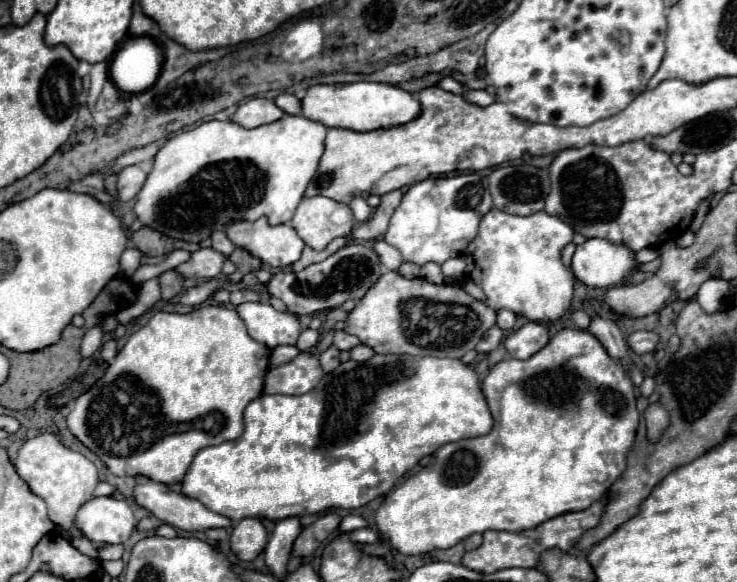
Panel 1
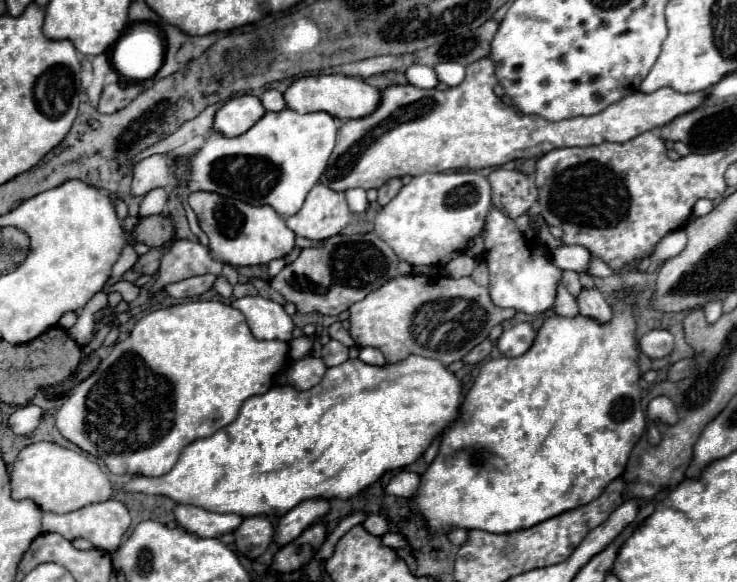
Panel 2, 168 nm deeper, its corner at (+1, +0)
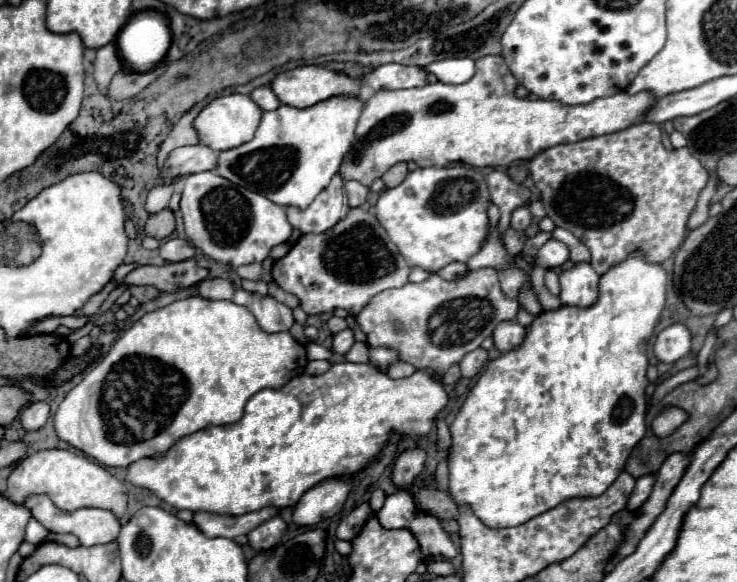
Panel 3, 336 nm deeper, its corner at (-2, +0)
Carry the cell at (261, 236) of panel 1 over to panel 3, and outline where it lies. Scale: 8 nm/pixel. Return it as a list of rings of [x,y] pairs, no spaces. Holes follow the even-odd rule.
[[[216,170],[186,176],[180,212],[190,244],[202,250],[208,258],[234,268],[262,262],[276,244],[286,242],[292,234],[292,226],[288,224],[286,210],[282,206],[258,192],[234,186]]]

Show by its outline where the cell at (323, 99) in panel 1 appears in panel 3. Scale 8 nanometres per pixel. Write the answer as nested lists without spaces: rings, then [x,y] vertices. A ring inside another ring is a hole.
[[[296,66],[292,70],[280,72],[270,88],[282,104],[294,108],[308,108],[328,96],[346,94],[360,96],[360,84],[342,72],[332,72],[326,66]]]

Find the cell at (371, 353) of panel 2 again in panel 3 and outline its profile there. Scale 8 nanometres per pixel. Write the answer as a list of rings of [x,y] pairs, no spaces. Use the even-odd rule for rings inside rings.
[[[396,362],[396,364],[390,366],[388,376],[390,376],[390,378],[408,378],[408,376],[412,376],[414,372],[416,372],[414,366],[410,366],[410,364],[406,364],[406,362]]]

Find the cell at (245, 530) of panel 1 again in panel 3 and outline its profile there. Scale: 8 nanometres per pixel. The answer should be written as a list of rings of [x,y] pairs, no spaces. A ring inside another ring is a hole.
[[[274,516],[272,520],[266,520],[258,528],[254,528],[248,534],[248,542],[254,550],[268,550],[280,542],[284,530],[286,530],[286,522],[280,516]]]

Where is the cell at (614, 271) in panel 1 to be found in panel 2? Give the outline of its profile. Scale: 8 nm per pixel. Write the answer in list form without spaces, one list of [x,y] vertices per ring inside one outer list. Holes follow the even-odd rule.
[[[559,246],[551,252],[553,264],[557,264],[561,270],[573,270],[573,272],[587,272],[591,264],[591,252],[585,246]]]

